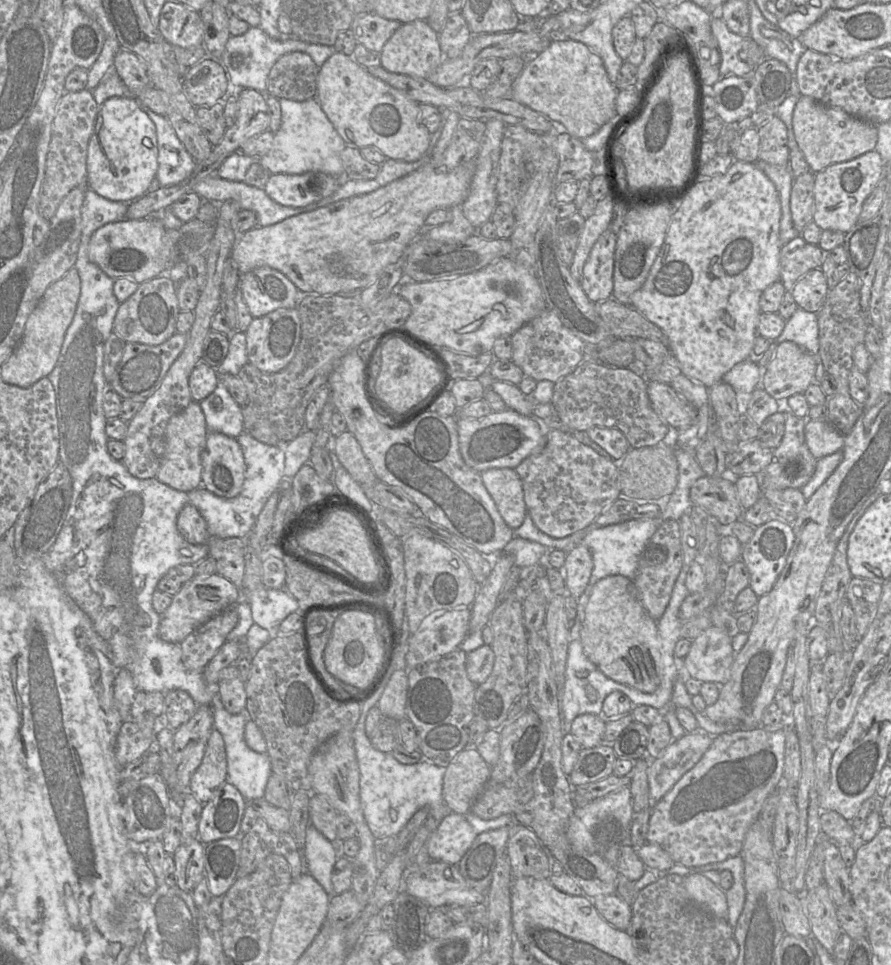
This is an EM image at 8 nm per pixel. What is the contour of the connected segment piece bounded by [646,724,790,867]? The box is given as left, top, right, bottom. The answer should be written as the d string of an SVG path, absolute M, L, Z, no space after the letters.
M789 724L779 730L768 731L762 726L744 729L739 728L733 732L722 733L714 736L712 744L704 753L699 762L688 772L686 772L679 781L668 791L659 801L651 806L651 813L648 823L648 832L646 835L647 843L654 843L662 847L673 859L675 863L686 867L698 867L706 864L725 861L728 858L739 855L743 842L750 826L758 820L759 814L767 797L783 783L784 756L786 745L786 733Z

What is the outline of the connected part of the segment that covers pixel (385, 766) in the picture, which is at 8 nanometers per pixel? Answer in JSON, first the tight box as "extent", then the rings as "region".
{"extent":[353,711,451,839],"region":[[[368,711],[361,714],[353,729],[353,740],[359,767],[359,796],[365,820],[375,839],[395,837],[421,808],[428,808],[429,815],[441,821],[451,811],[443,800],[445,768],[425,761],[402,764],[391,753],[375,749],[365,732]]]}

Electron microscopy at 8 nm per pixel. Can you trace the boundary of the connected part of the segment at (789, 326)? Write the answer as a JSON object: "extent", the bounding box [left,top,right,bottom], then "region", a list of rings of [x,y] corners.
{"extent":[774,308,819,357],"region":[[[797,308],[786,321],[780,336],[774,340],[777,344],[792,341],[806,352],[818,357],[819,354],[819,325],[817,313]]]}

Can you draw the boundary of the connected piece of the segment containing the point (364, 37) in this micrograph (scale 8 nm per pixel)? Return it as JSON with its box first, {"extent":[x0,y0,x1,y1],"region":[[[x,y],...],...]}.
{"extent":[350,13,400,53],"region":[[[367,13],[356,15],[350,29],[357,43],[370,51],[380,53],[400,25],[396,20],[387,20],[375,13]]]}

